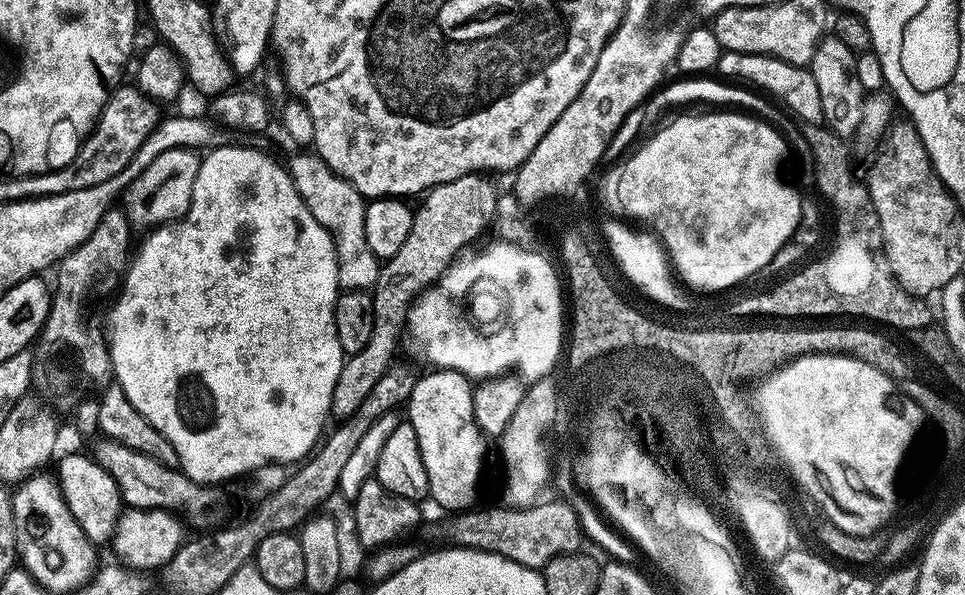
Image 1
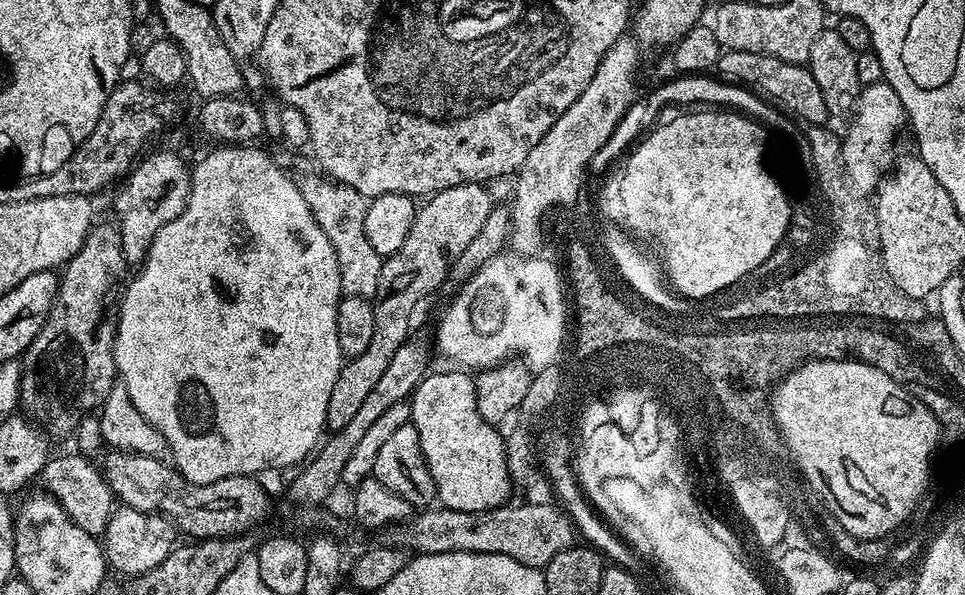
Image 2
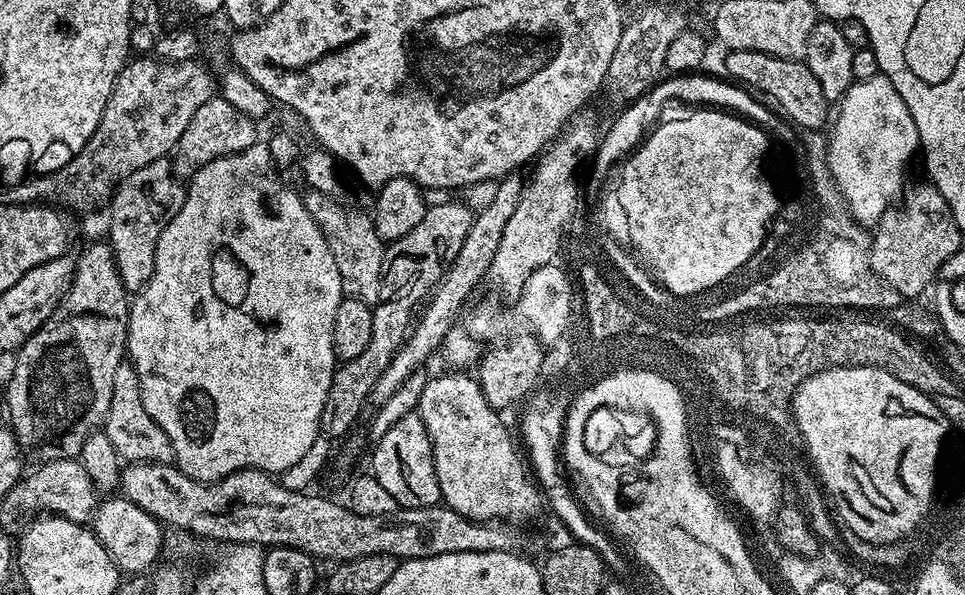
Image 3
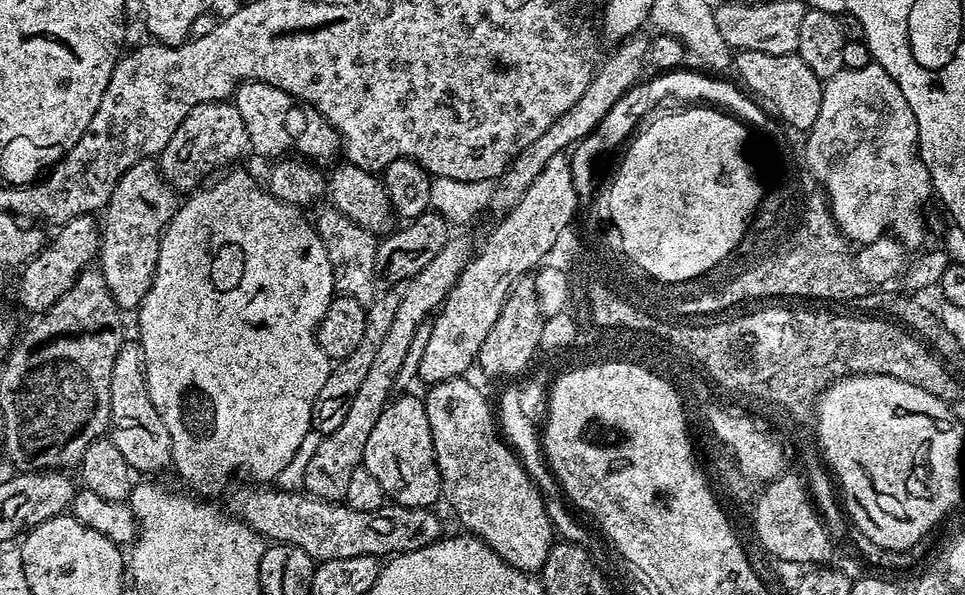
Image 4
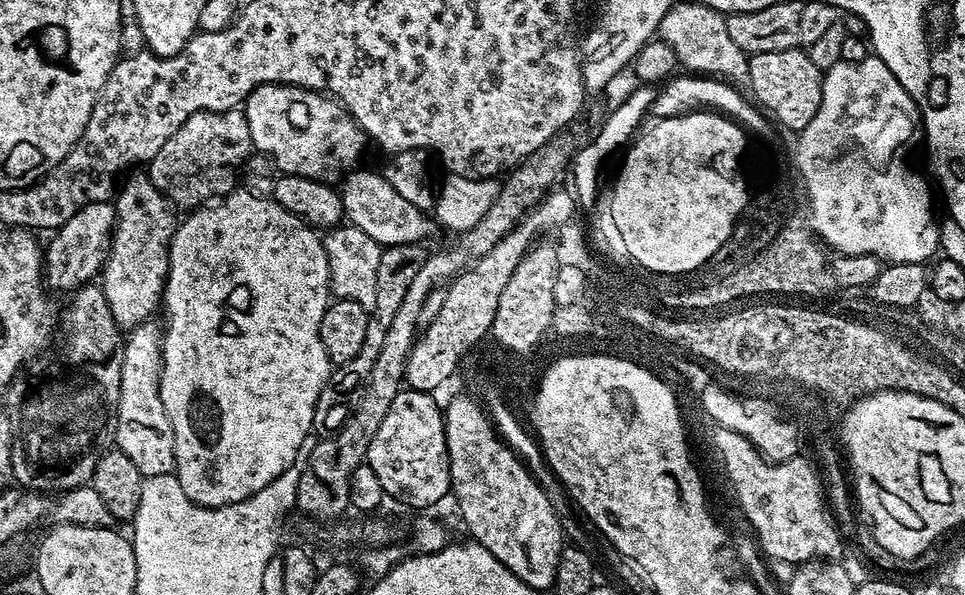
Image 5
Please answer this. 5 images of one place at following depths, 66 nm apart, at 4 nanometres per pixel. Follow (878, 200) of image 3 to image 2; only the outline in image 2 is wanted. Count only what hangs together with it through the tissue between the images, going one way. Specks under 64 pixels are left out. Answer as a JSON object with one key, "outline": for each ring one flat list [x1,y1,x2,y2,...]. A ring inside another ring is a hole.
{"outline":[[887,82,866,84,861,87,860,97,856,99,855,109,847,125,848,133,843,133,841,146,845,174,851,181,852,187,864,194,871,193,875,189,893,163,892,147,896,144,896,135,899,134,900,127,905,127,905,124,906,113,902,102]]}

